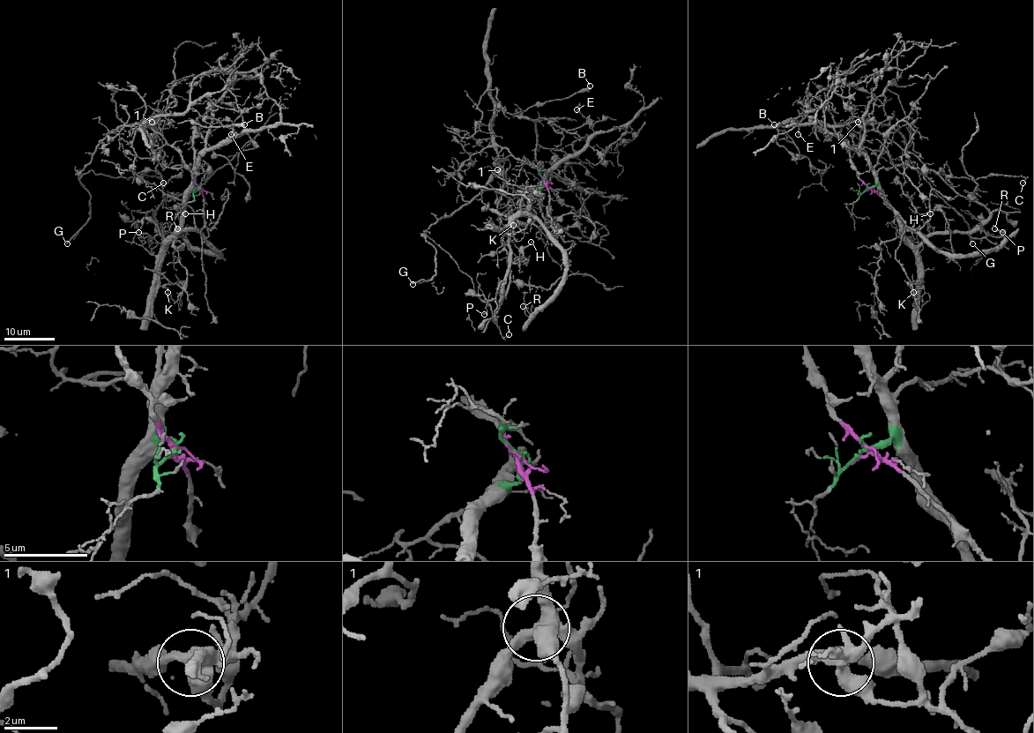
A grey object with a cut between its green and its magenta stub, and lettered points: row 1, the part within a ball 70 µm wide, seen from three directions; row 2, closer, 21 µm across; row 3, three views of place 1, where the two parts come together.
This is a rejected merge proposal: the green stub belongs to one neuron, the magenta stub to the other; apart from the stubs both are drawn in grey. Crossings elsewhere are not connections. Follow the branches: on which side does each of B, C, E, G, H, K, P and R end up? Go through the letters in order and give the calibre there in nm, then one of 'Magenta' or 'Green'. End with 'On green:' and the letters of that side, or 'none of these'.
B: Thickness 360 nm. Magenta
C: Thickness 140 nm. Magenta
E: Thickness 130 nm. Magenta
G: Thickness 240 nm. Magenta
H: Thickness 140 nm. Green
K: Thickness 120 nm. Green
P: Thickness 150 nm. Green
R: Thickness 80 nm. Green
On green: H, K, P, R

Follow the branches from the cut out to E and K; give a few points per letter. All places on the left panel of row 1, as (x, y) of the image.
E: (197, 190), (182, 156), (147, 122), (181, 115), (207, 97), (241, 112), (231, 135)
K: (197, 189), (196, 185), (189, 195), (180, 227), (163, 253), (159, 284), (168, 288), (168, 292)

